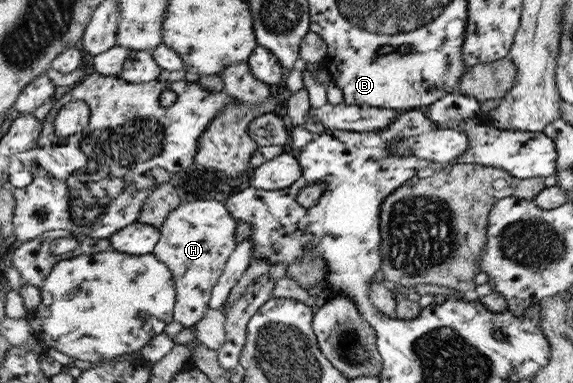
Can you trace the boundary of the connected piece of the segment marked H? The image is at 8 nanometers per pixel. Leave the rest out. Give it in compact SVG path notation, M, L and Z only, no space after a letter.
M197 200L180 205L165 222L163 238L154 253L175 274L179 294L175 320L185 328L193 328L203 321L210 310L212 292L232 258L232 250L236 248L236 221L227 203Z

